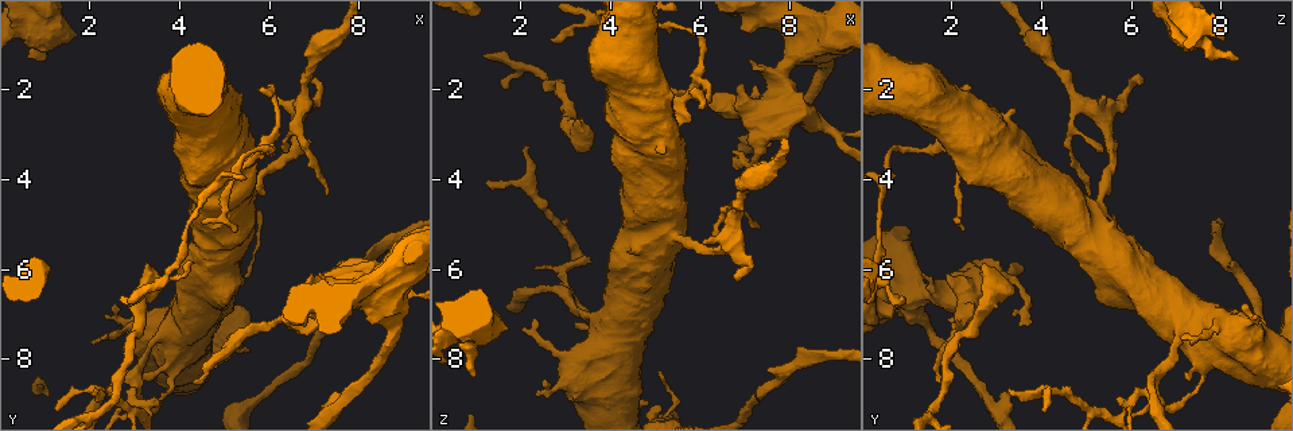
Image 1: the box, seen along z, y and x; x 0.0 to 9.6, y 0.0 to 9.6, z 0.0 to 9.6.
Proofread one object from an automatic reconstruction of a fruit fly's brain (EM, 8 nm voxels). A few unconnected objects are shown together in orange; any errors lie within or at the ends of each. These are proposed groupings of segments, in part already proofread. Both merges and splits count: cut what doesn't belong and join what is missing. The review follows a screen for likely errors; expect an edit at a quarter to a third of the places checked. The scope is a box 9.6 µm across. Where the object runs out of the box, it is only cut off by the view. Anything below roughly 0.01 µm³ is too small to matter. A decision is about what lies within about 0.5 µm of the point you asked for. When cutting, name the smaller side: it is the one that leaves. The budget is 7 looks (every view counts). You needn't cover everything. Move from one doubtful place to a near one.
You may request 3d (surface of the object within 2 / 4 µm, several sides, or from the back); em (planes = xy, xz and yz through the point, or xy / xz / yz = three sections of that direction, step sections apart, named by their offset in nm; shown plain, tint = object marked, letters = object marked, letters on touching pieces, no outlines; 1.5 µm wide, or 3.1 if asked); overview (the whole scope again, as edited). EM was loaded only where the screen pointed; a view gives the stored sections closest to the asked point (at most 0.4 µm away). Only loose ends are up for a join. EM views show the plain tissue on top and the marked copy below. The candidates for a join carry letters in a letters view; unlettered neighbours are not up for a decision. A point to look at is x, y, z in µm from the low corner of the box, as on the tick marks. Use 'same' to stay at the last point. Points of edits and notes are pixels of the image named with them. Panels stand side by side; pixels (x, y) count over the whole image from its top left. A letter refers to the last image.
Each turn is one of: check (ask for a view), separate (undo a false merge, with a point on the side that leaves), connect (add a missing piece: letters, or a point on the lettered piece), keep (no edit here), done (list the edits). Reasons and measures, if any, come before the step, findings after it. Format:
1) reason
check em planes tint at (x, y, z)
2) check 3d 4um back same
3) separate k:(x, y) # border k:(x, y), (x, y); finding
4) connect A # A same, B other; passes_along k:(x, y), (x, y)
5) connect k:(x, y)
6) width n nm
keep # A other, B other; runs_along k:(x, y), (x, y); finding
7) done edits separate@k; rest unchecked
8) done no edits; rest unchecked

thin end
check em xy step 8 letters at (6.70, 7.20, 3.55)

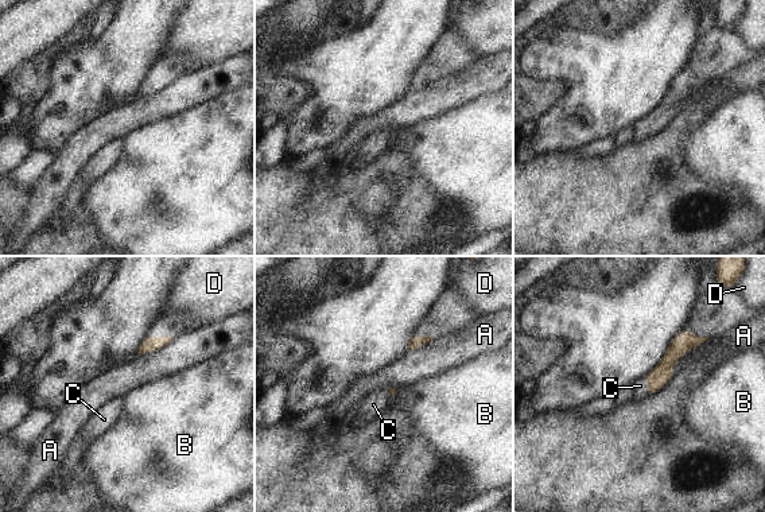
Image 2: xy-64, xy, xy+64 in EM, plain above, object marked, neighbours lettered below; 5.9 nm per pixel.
connect C # A other, B other, C same, D other; passes_along 2:(656, 377), (647, 386), (640, 386); it goes on there

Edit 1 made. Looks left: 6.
tapers out
check em planes letters at (2.60, 6.70, 0.90)

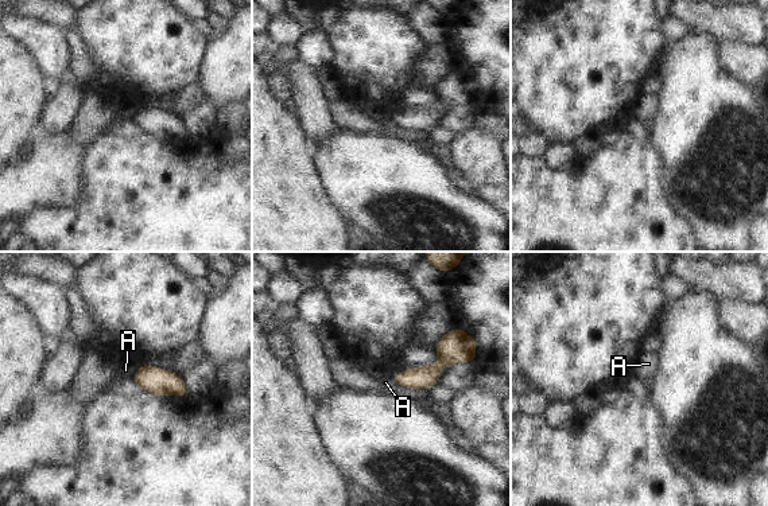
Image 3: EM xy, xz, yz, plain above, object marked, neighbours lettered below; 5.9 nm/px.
keep # A other; none of them fits

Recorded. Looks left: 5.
branch point
check 3d 2um at (5.90, 3.30, 1.85)

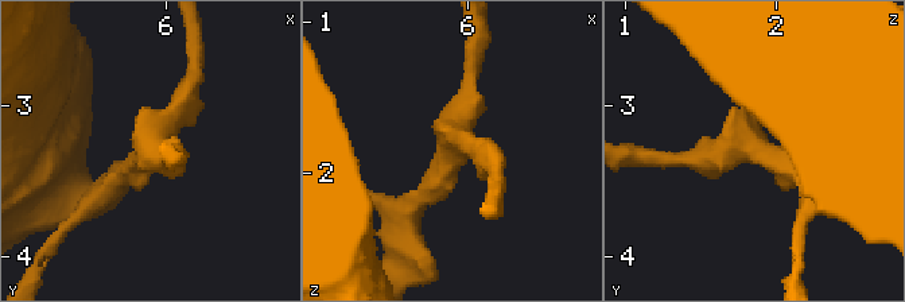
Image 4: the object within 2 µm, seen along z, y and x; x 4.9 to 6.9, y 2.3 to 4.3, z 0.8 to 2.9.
arms 3
check em yz step 4 tint at (5.88, 3.28, 1.86)

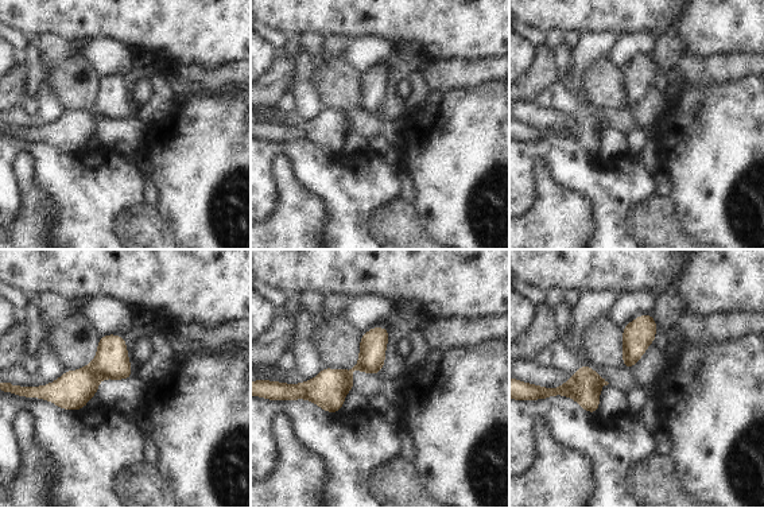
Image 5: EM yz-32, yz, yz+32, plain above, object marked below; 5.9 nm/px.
another direction
check em planes letters same

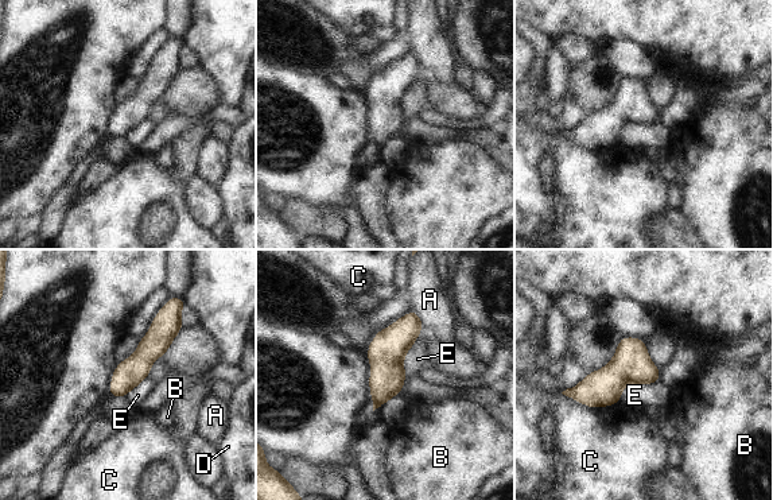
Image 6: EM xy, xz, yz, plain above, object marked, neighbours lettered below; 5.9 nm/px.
keep # A other, B other, C other, D other, E other; runs_along 6:(166, 310), (159, 338), (115, 394); continuous, no second neuron

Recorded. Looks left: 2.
done edits connect@2; rest unchecked

